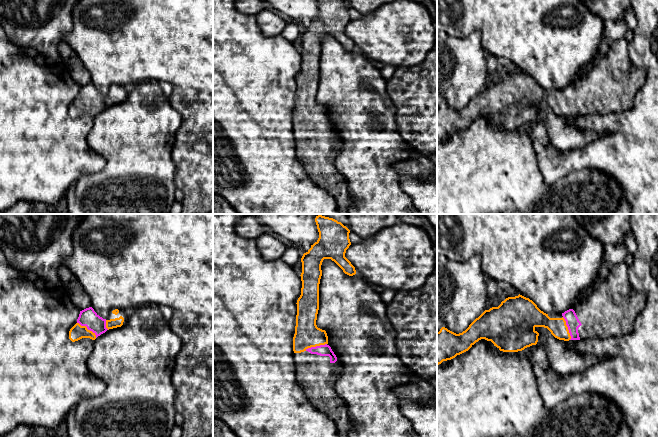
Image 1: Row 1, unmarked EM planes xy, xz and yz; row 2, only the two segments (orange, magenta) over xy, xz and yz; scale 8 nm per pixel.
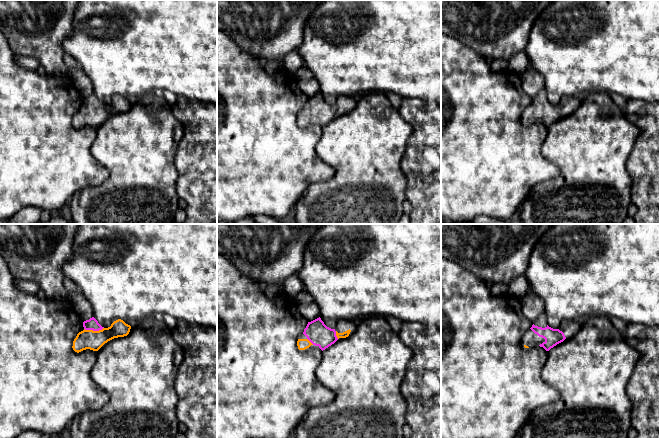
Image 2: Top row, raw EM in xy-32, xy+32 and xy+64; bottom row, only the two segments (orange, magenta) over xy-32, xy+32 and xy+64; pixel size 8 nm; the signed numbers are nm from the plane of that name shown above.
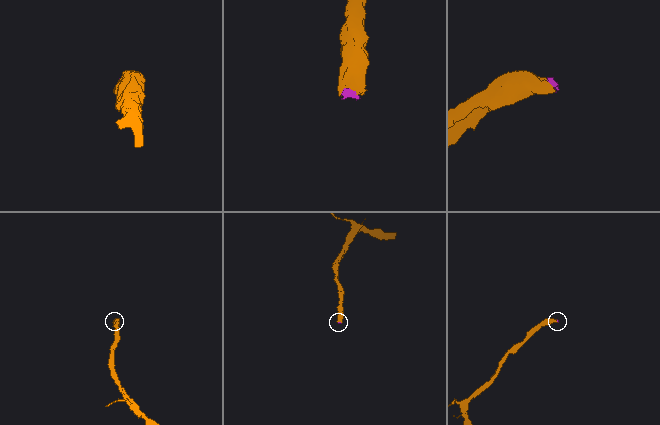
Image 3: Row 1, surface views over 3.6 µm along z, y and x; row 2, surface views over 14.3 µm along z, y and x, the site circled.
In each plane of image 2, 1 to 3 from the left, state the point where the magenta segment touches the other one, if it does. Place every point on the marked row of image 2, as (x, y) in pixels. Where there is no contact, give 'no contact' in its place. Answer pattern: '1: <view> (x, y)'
1: xy-32 (92, 330)
2: xy+32 (336, 335)
3: no contact

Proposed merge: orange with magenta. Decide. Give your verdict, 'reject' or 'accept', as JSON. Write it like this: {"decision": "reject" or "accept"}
{"decision": "accept"}

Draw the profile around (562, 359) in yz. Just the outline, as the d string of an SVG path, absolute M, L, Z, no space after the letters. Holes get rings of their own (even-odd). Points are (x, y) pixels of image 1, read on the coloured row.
M535 327L535 331L539 333L537 344L545 347L549 366L555 373L574 374L607 358L580 354L572 349L570 340L564 341L555 338L547 328Z

